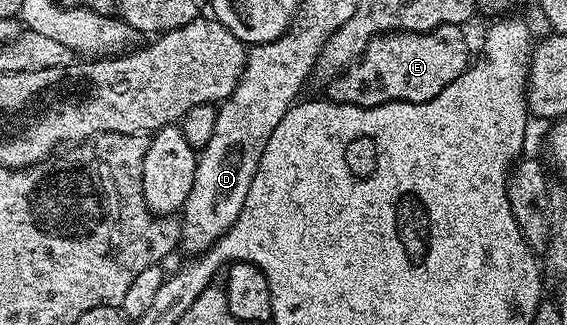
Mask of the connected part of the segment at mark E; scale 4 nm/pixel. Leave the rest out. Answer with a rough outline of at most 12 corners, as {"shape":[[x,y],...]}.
{"shape":[[459,24],[386,32],[331,81],[341,104],[421,104],[468,69]]}

